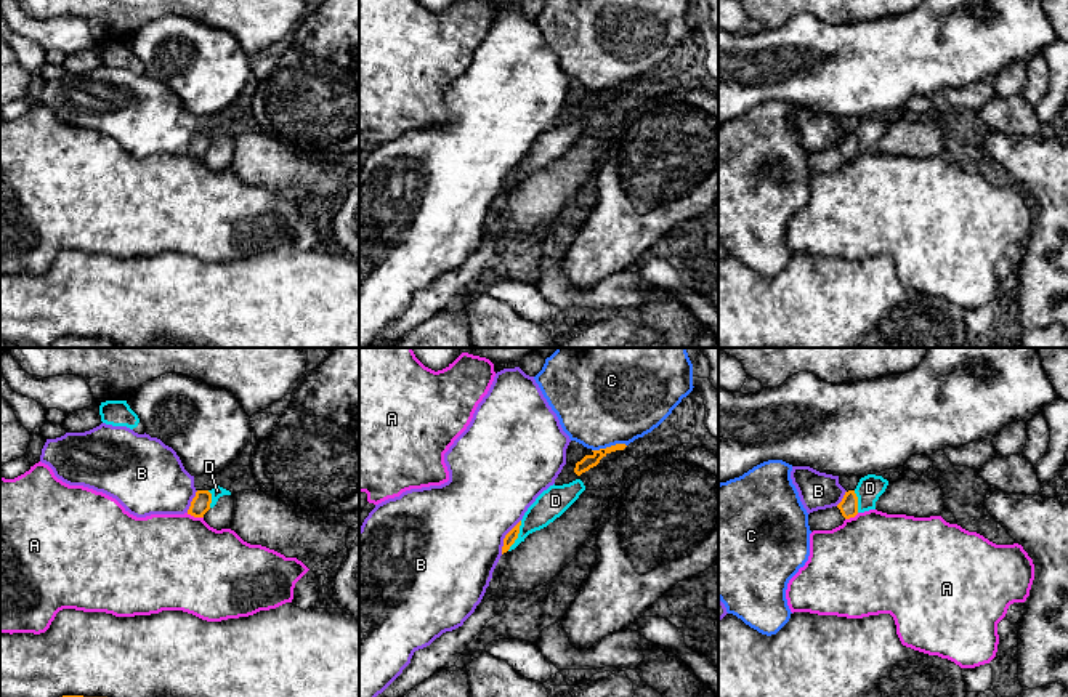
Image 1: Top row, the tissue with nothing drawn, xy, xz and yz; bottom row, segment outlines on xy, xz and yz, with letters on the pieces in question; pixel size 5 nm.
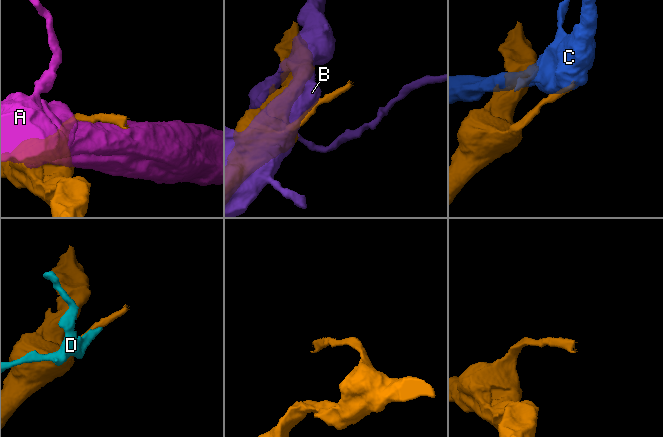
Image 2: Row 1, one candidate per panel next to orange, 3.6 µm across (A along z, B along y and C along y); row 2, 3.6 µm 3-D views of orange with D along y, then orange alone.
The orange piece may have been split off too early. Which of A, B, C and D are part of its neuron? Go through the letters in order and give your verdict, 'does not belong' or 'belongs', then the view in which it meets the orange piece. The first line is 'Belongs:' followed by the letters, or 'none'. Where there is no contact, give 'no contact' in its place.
Belongs: none
A: does not belong | xy
B: does not belong | xz
C: does not belong | xz
D: does not belong | xz

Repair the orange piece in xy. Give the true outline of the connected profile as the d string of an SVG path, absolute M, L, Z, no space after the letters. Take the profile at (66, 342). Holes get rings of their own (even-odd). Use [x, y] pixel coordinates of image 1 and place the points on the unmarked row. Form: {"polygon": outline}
{"polygon": "M63 336L48 348L117 348L107 338Z"}

